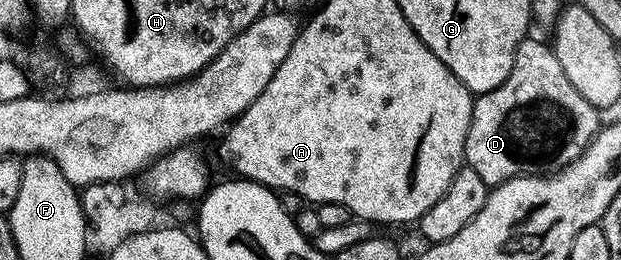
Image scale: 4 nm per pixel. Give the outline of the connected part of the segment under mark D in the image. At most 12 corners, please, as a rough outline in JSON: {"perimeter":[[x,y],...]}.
{"perimeter":[[534,35],[478,94],[466,168],[488,187],[564,169],[600,110]]}

